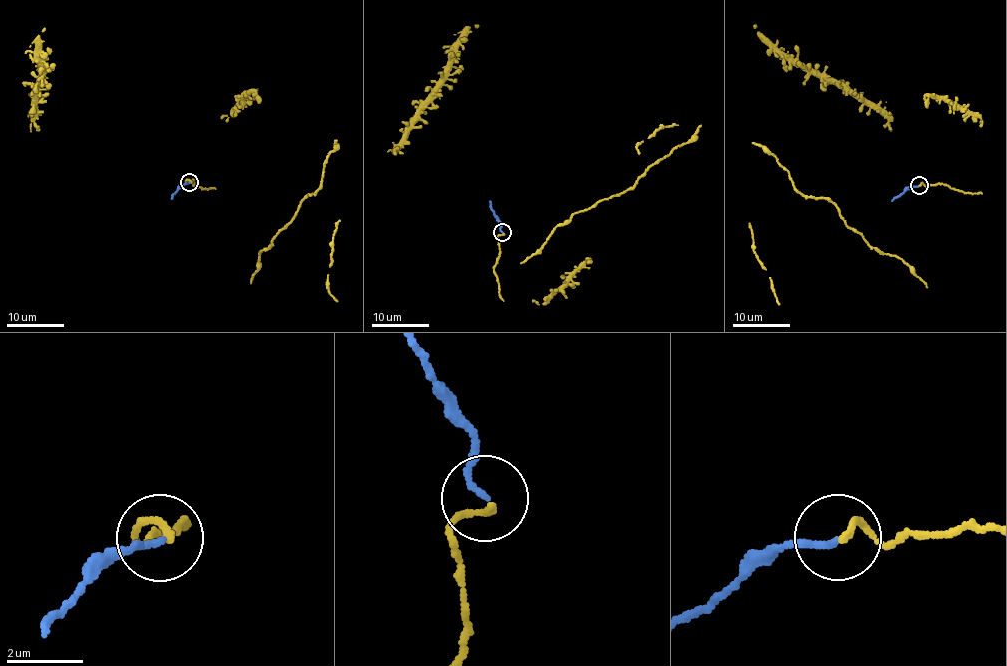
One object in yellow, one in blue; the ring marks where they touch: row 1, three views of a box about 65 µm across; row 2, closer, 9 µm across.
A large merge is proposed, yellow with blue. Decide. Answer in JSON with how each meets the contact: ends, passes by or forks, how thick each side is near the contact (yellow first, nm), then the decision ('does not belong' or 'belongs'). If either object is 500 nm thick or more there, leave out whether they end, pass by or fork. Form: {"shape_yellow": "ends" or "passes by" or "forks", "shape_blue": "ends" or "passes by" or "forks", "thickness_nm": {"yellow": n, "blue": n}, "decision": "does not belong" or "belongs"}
{"shape_yellow": "ends", "shape_blue": "ends", "thickness_nm": {"yellow": 170, "blue": 150}, "decision": "belongs"}

